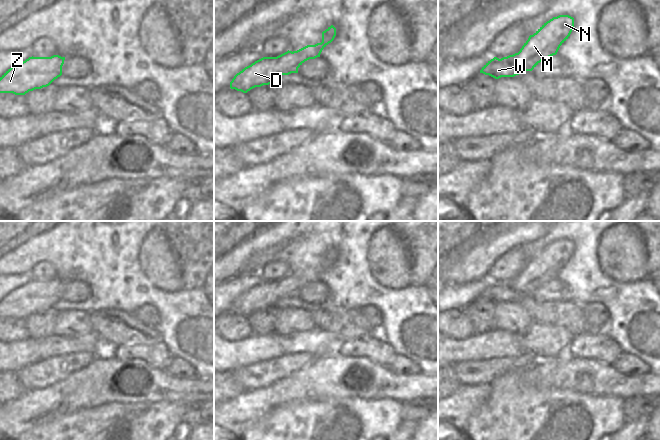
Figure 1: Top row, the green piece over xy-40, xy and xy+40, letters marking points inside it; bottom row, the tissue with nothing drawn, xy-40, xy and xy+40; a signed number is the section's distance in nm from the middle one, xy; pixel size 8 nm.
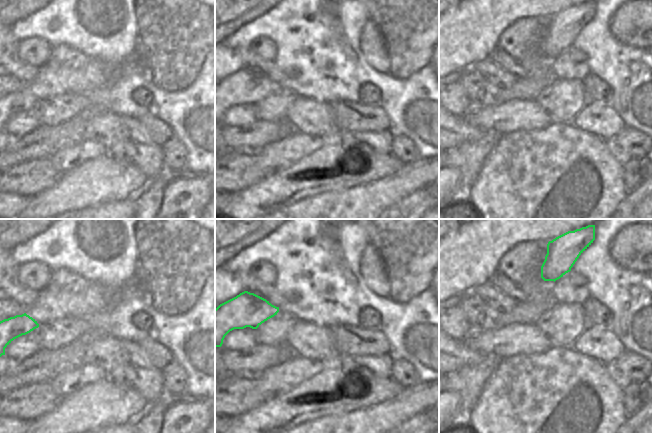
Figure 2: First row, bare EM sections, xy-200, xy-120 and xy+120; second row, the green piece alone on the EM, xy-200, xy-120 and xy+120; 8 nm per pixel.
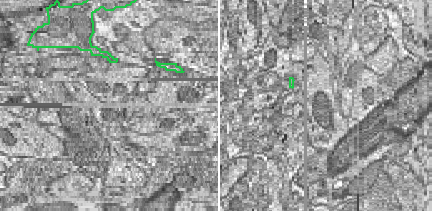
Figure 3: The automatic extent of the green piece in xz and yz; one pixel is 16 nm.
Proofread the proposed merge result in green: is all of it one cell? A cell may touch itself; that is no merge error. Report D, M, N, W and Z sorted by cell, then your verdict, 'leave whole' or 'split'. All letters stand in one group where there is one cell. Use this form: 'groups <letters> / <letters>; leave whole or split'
groups D W Z / M N; split

